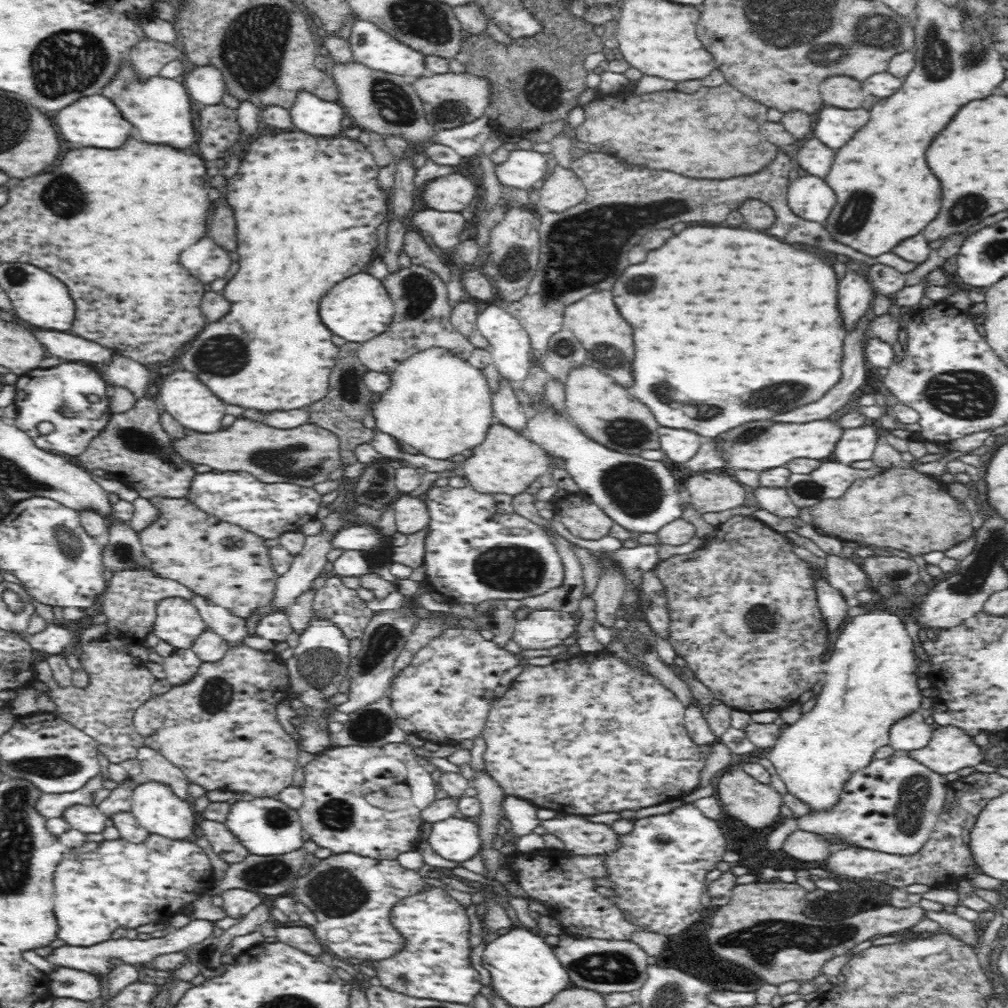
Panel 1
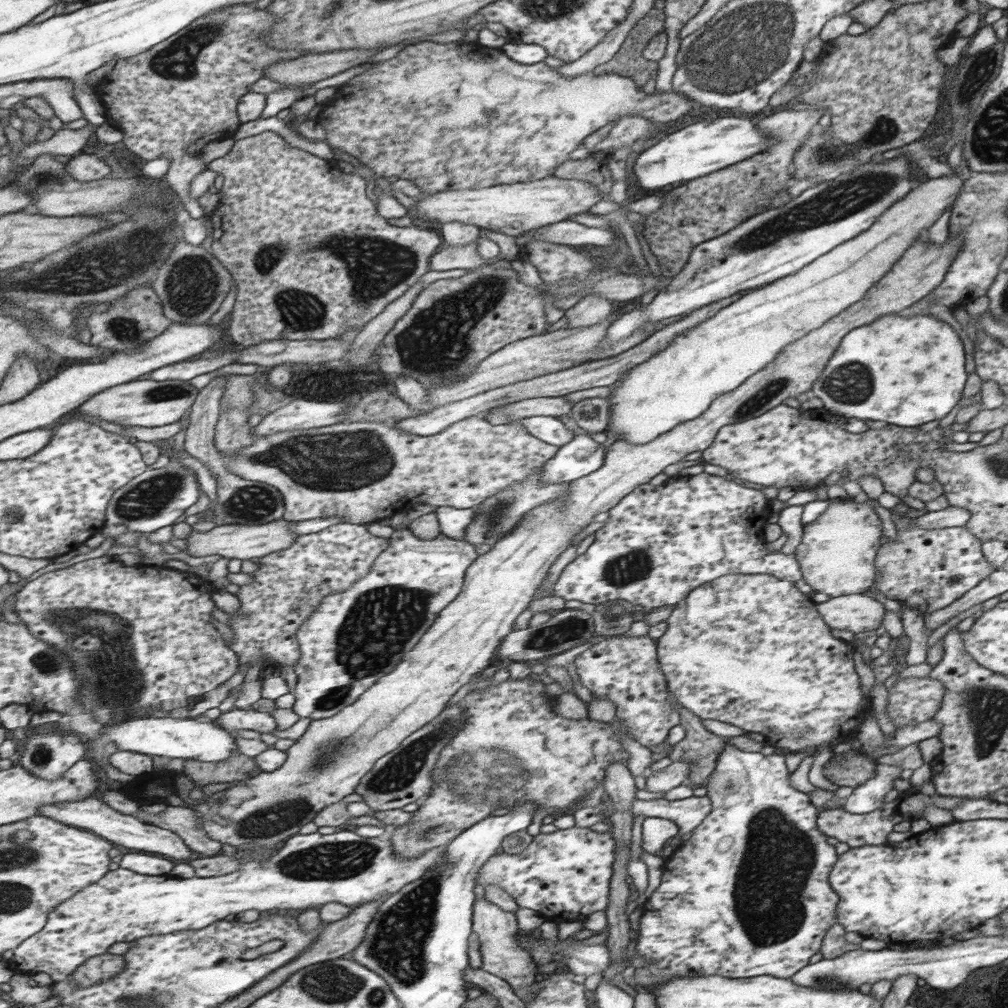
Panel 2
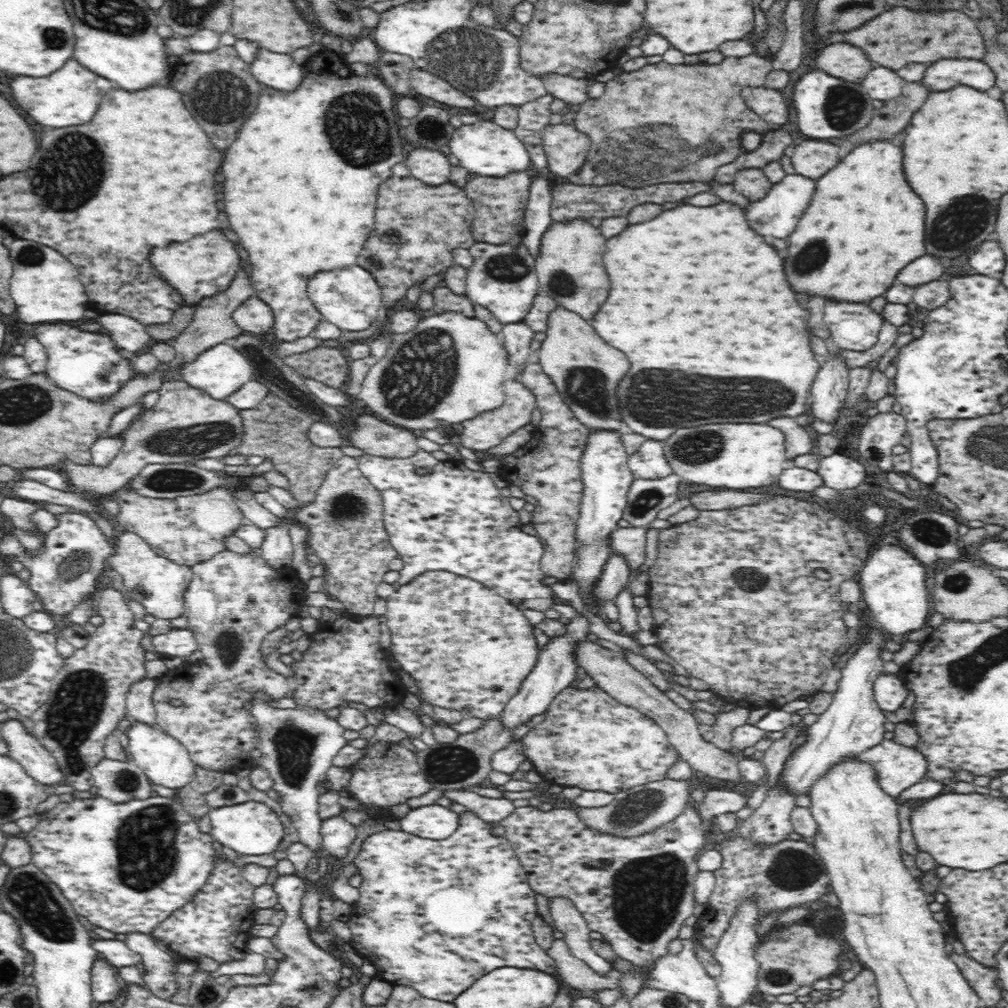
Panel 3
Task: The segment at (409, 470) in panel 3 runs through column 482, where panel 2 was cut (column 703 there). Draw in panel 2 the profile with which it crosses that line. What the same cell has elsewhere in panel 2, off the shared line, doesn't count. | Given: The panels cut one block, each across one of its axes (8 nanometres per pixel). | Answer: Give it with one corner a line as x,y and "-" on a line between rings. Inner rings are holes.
702,472
688,477
679,475
672,483
659,486
643,484
620,500
609,514
603,528
594,533
596,538
586,552
564,567
552,588
554,595
595,605
620,598
650,612
655,608
674,606
695,588
728,574
768,574
792,581
803,578
795,553
768,552
764,546
762,528
770,514
768,498
760,490
744,488
725,477

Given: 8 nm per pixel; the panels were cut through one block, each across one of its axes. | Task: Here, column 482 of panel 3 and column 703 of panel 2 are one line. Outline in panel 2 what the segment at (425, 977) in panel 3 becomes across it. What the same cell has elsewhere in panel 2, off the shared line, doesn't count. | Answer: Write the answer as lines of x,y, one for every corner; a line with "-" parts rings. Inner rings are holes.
725,738
724,741
714,772
706,780
707,797
712,801
711,811
699,826
684,838
675,854
664,862
660,886
650,899
644,900
644,911
640,919
640,931
635,950
647,960
647,966
636,968
635,981
648,992
655,990
655,986
664,978
690,976
690,972
694,976
720,974
728,978
752,978
752,976
768,974
768,976
790,979
792,974
796,974
807,966
810,958
820,950
820,946
823,946
822,938
826,938
827,932
839,921
838,894
831,887
830,882
831,872
836,864
836,852
834,852
834,846
826,842
826,833
818,827
818,820
816,820
818,812
810,803
809,794
798,791
790,785
790,773
786,767
785,755
773,753
766,756
762,753
746,752
733,745
730,738

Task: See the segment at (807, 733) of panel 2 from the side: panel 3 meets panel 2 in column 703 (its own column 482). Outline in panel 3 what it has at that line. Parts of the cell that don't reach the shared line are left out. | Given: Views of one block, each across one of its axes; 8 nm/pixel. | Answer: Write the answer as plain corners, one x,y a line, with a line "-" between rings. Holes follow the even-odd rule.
429,571
424,572
412,580
412,583
400,586
395,592
386,599
387,611
385,616
387,618
386,624
391,634
391,648
389,653
395,658
395,662
399,664
399,670
407,672
420,688
422,700
434,706
441,706
442,708
452,708
452,710
460,711
464,716
472,716
484,720
495,719
500,716
505,709
506,703
517,693
525,676
532,672
536,666
539,647
534,637
534,626
530,624
528,619
524,617
522,608
512,604
509,600
502,596
497,596
495,591
491,588
486,588
482,583
475,580
465,578
465,576
458,576
451,574
448,571

